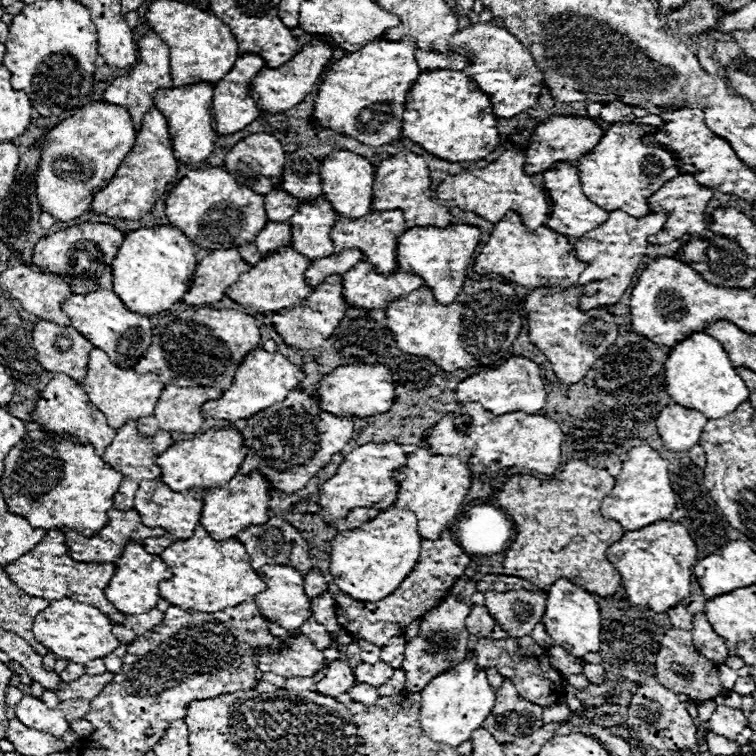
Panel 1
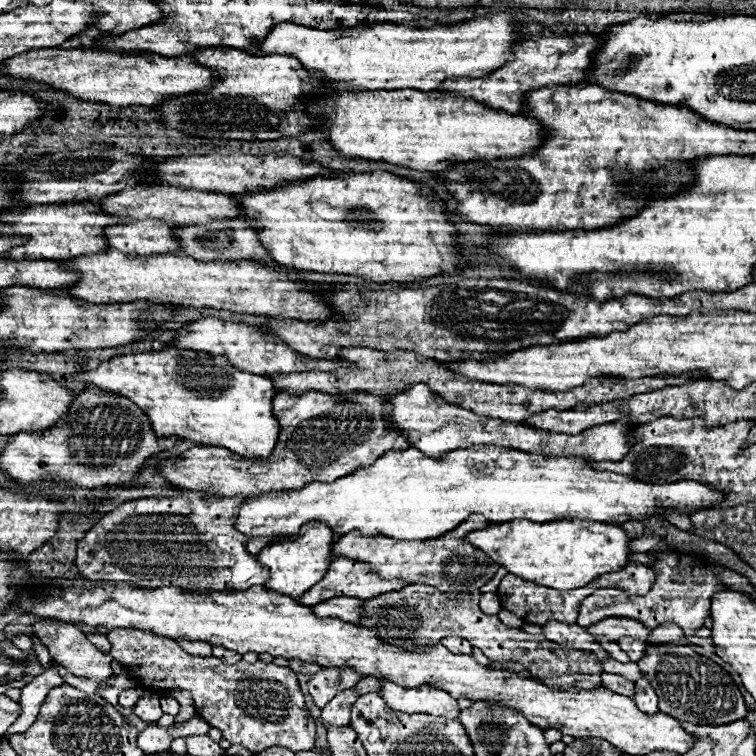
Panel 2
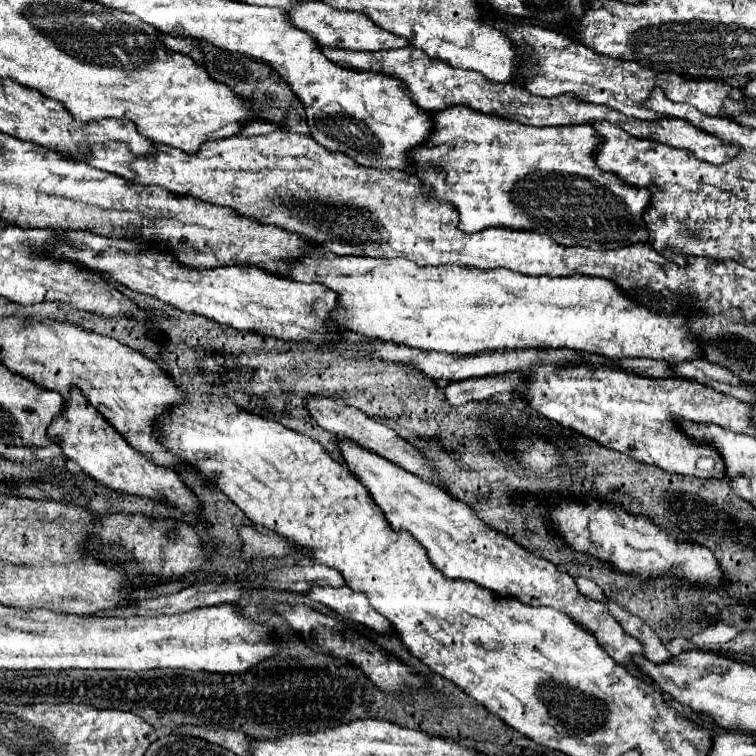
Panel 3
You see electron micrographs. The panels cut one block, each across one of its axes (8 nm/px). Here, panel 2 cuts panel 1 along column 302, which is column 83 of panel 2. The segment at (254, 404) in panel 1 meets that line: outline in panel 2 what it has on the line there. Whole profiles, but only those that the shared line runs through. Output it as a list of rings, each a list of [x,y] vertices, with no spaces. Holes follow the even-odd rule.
[[[164,350],[164,352],[142,352],[118,356],[114,360],[102,362],[94,370],[84,370],[76,374],[78,380],[86,380],[88,386],[96,386],[102,390],[116,392],[132,402],[136,402],[152,420],[152,428],[158,436],[180,436],[194,440],[202,446],[224,446],[234,454],[246,458],[266,458],[274,452],[274,444],[278,440],[278,420],[272,410],[272,400],[276,396],[276,388],[270,378],[242,372],[228,364],[226,356],[208,356],[206,352],[192,350]]]

